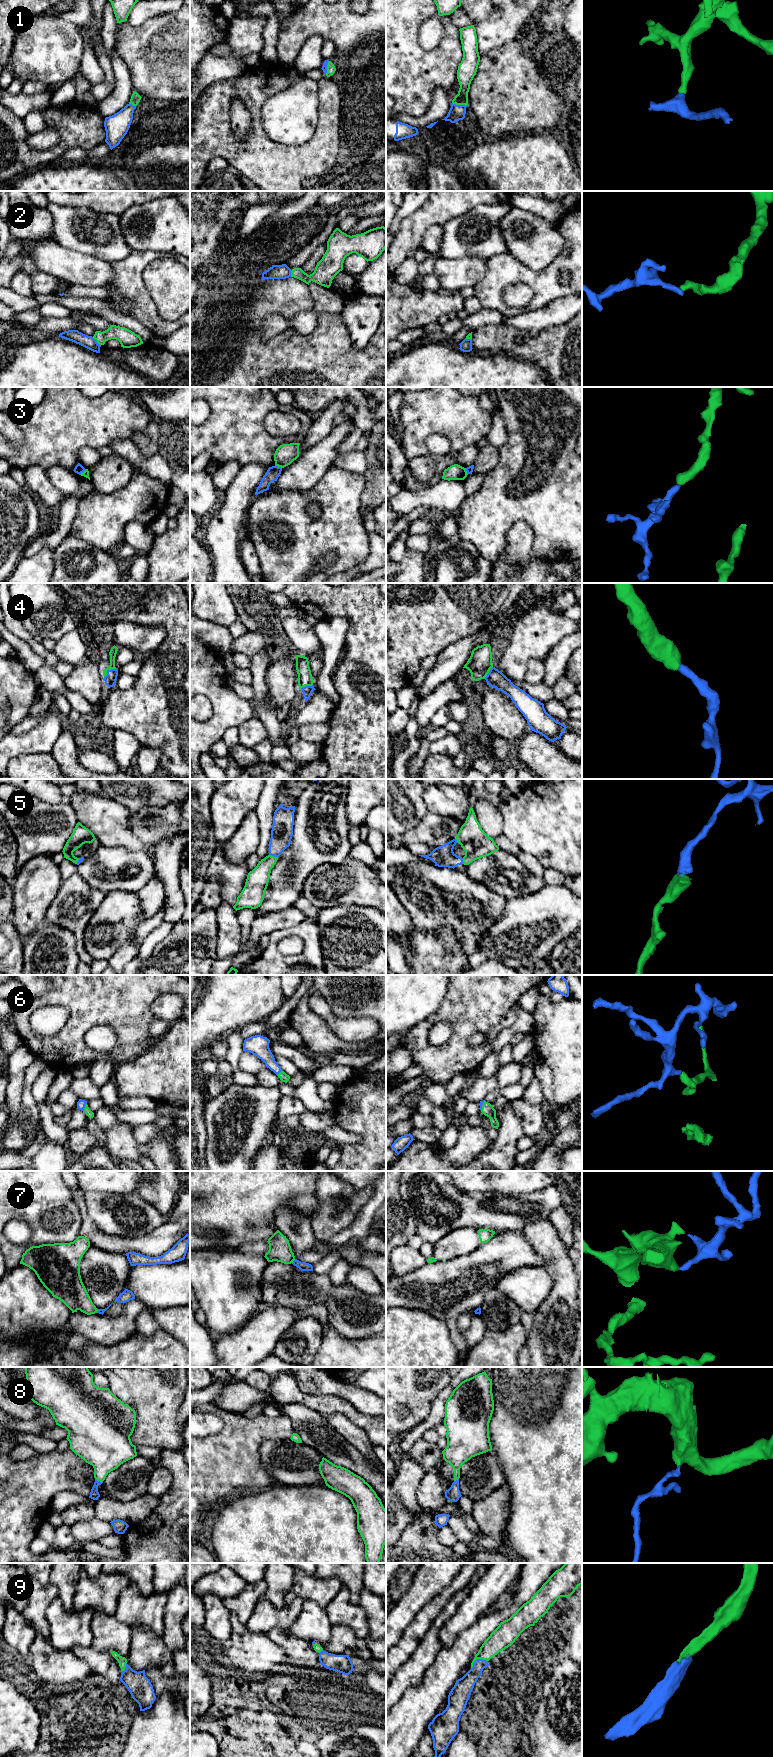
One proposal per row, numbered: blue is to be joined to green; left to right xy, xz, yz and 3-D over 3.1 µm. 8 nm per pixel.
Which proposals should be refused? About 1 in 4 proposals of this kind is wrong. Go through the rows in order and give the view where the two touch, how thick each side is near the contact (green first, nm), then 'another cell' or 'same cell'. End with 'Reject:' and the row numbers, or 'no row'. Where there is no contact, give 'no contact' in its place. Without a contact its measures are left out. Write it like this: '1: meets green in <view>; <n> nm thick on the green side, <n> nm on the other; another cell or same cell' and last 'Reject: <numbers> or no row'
1: meets green in yz; 140 nm thick on the green side, 130 nm on the other; same cell
2: meets green in xy; 140 nm thick on the green side, 100 nm on the other; another cell
3: meets green in xz; 170 nm thick on the green side, 110 nm on the other; another cell
4: meets green in xy; 60 nm thick on the green side, 100 nm on the other; same cell
5: meets green in xz; 180 nm thick on the green side, 180 nm on the other; same cell
6: meets green in xy; 60 nm thick on the green side, 70 nm on the other; same cell
7: meets green in xz; 180 nm thick on the green side, 80 nm on the other; same cell
8: meets green in xy; 320 nm thick on the green side, 80 nm on the other; same cell
9: meets green in yz; 180 nm thick on the green side, 140 nm on the other; same cell
Reject: 2, 3

